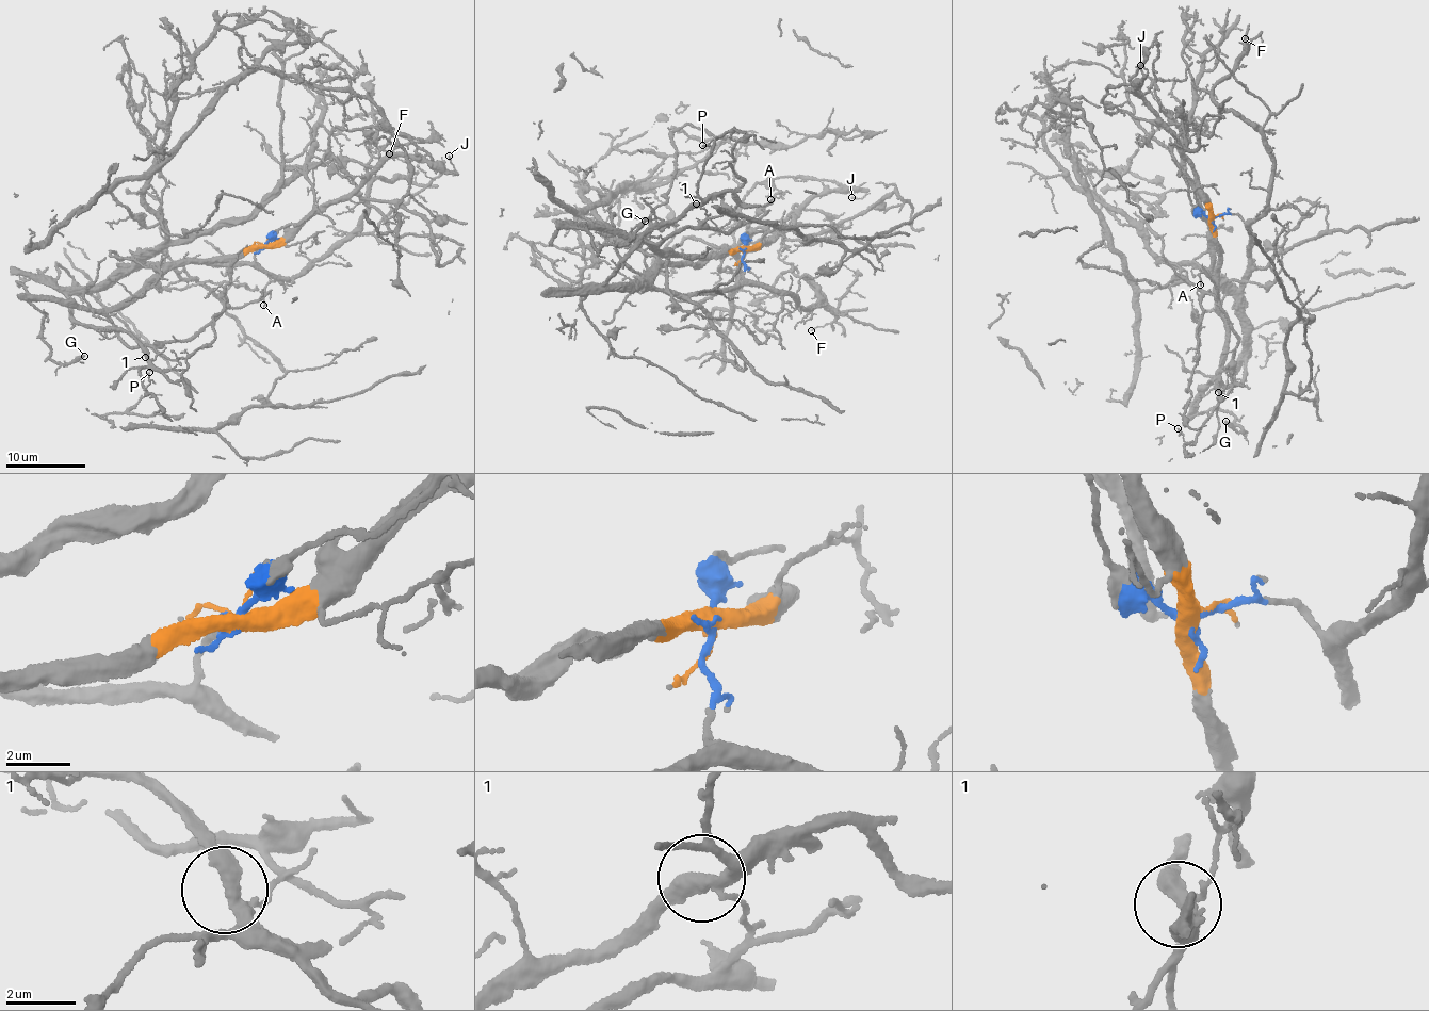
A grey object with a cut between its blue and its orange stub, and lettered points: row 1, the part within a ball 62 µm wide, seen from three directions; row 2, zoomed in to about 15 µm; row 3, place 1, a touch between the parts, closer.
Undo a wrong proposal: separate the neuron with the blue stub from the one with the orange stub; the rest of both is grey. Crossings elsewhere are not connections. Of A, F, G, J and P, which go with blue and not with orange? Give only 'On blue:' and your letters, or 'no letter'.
On blue: F, P

